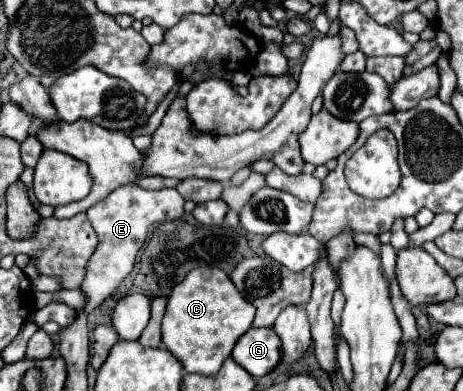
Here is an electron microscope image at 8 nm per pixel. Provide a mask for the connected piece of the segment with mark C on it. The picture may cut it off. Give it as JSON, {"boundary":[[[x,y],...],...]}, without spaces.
{"boundary":[[[212,265],[196,267],[184,277],[184,281],[180,281],[172,289],[168,297],[166,315],[162,319],[162,343],[184,365],[186,373],[214,375],[222,367],[224,359],[230,357],[232,347],[238,341],[238,337],[242,337],[252,327],[254,315],[256,315],[256,307],[240,295],[236,285],[230,281],[230,277],[222,269],[212,267]]]}

